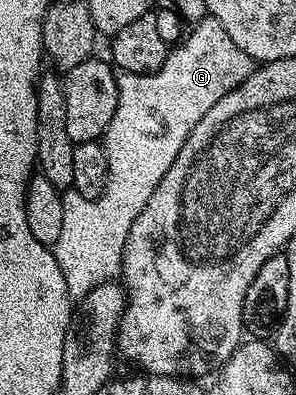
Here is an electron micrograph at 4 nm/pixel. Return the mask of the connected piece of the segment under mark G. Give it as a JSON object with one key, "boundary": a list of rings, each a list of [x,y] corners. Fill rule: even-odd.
{"boundary":[[[205,16],[188,30],[187,36],[165,58],[160,69],[153,73],[122,72],[117,78],[119,103],[115,107],[115,115],[107,127],[103,144],[109,174],[101,197],[94,201],[83,199],[83,195],[72,191],[62,192],[63,227],[59,239],[52,245],[55,259],[59,263],[59,271],[63,271],[63,283],[67,283],[70,298],[80,299],[94,291],[100,284],[112,282],[121,272],[121,256],[127,243],[127,235],[131,231],[131,223],[139,219],[139,211],[147,207],[147,199],[159,187],[163,175],[171,171],[171,163],[179,155],[183,143],[195,131],[195,123],[223,99],[239,83],[243,83],[253,74],[255,62],[248,57],[247,51],[235,47],[231,35],[223,31],[223,23],[219,19]]]}

